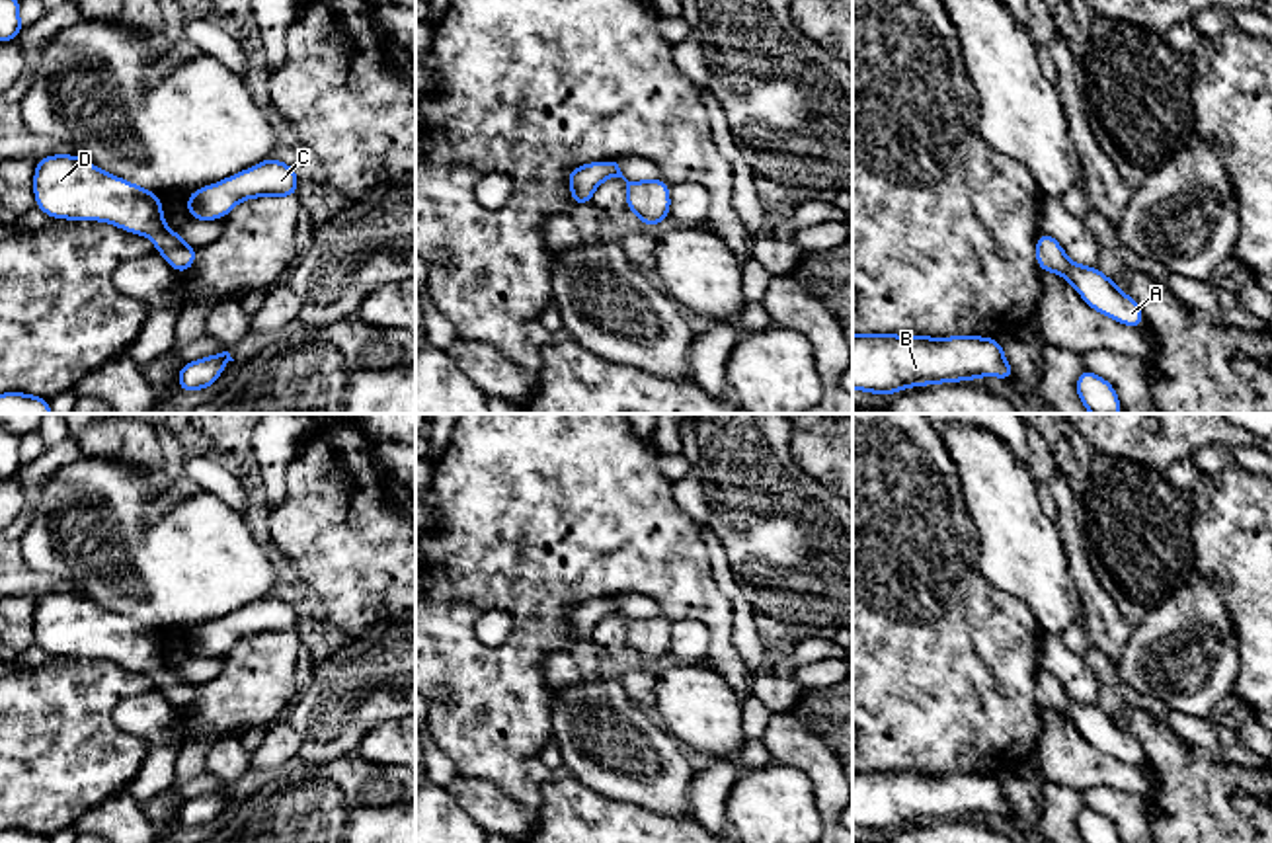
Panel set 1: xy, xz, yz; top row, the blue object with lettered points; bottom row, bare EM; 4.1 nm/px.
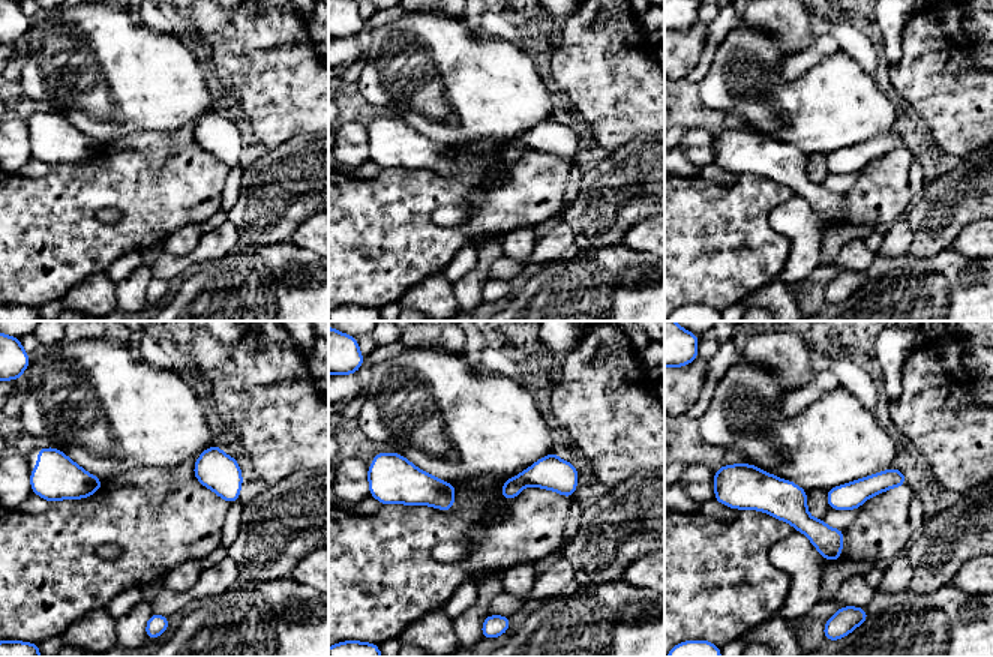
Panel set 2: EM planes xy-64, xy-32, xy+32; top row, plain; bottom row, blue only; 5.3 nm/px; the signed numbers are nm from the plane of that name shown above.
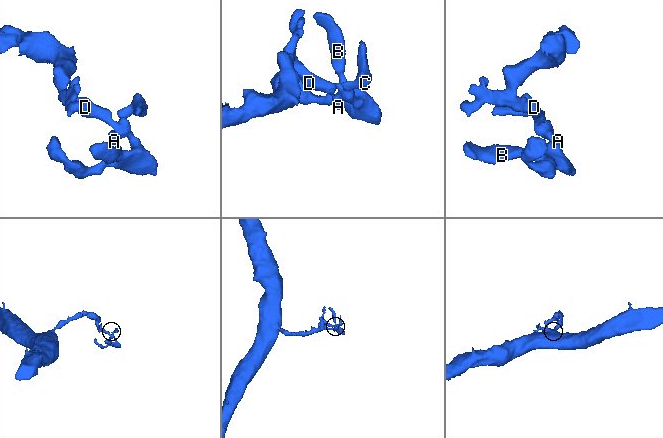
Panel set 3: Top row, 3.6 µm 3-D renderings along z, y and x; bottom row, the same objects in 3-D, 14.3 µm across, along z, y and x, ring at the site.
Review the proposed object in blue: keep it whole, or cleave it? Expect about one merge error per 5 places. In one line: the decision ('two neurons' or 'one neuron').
one neuron

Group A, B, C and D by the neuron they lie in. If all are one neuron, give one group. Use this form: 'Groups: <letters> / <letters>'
Groups: A B C D

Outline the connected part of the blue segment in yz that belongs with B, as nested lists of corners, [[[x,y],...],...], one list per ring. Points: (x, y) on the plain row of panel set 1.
[[[853,773],[853,825],[856,827],[872,831],[895,831],[909,823],[974,818],[977,814],[1001,814],[1005,818],[1014,814],[1011,800],[1003,792],[1003,783],[999,777],[979,773]]]

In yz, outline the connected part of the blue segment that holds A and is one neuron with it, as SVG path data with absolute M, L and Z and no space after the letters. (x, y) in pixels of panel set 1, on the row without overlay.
M1046 669L1036 675L1036 701L1042 708L1067 716L1096 749L1132 765L1143 763L1143 747L1130 732L1096 704L1071 699L1061 681Z

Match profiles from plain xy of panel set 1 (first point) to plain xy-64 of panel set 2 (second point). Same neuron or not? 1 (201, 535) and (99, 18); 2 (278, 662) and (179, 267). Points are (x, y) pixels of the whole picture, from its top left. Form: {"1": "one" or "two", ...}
{"1": "one", "2": "two"}

